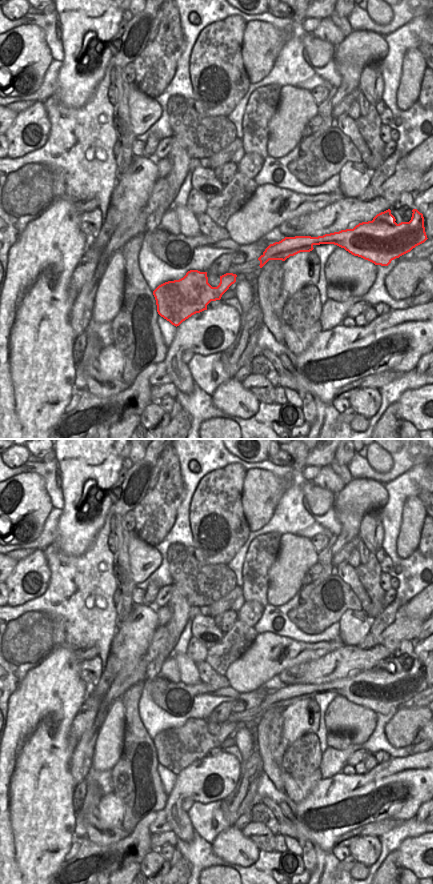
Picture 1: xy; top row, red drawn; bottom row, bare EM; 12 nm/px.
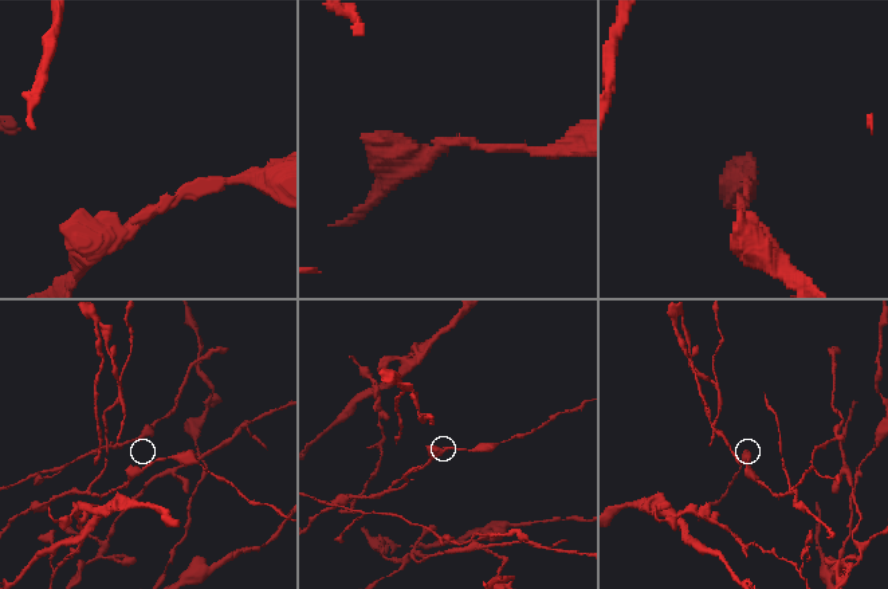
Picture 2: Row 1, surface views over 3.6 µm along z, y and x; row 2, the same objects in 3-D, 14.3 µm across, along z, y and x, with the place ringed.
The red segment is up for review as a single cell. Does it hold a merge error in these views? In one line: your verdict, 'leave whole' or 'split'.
split

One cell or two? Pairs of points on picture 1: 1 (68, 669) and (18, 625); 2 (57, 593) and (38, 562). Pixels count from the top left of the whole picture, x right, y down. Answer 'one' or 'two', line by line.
1: two
2: two

